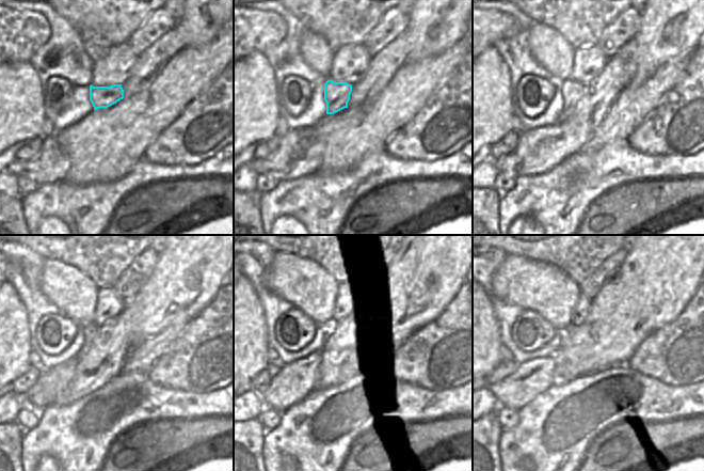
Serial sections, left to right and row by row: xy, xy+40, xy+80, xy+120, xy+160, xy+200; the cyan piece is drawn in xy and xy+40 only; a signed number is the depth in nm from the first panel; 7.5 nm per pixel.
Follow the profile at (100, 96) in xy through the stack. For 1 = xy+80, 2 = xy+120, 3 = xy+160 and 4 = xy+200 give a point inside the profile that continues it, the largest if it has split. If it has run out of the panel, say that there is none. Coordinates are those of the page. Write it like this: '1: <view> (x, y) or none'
1: xy+80 (572, 91)
2: xy+120 (44, 393)
3: xy+160 (293, 381)
4: xy+200 (530, 378)

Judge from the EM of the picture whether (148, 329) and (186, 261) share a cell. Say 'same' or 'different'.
same

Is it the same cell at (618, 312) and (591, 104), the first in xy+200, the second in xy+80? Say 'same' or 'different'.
different

